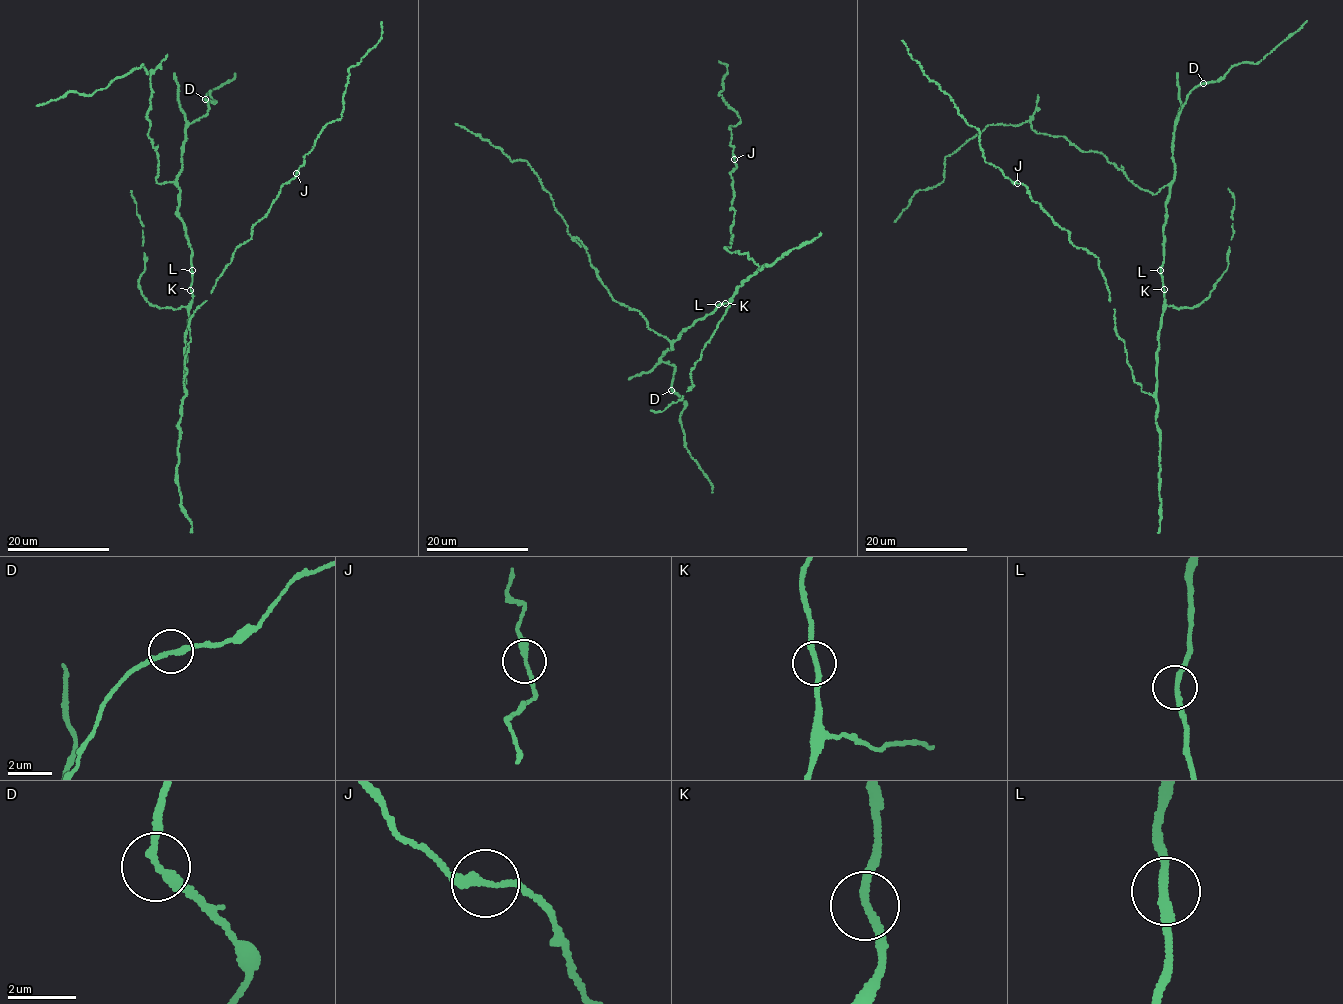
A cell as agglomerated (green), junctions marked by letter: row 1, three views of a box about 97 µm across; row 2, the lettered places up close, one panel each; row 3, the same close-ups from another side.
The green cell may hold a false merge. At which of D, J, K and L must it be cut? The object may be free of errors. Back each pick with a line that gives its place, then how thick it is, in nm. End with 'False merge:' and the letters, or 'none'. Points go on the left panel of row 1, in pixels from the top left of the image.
False merge: none

